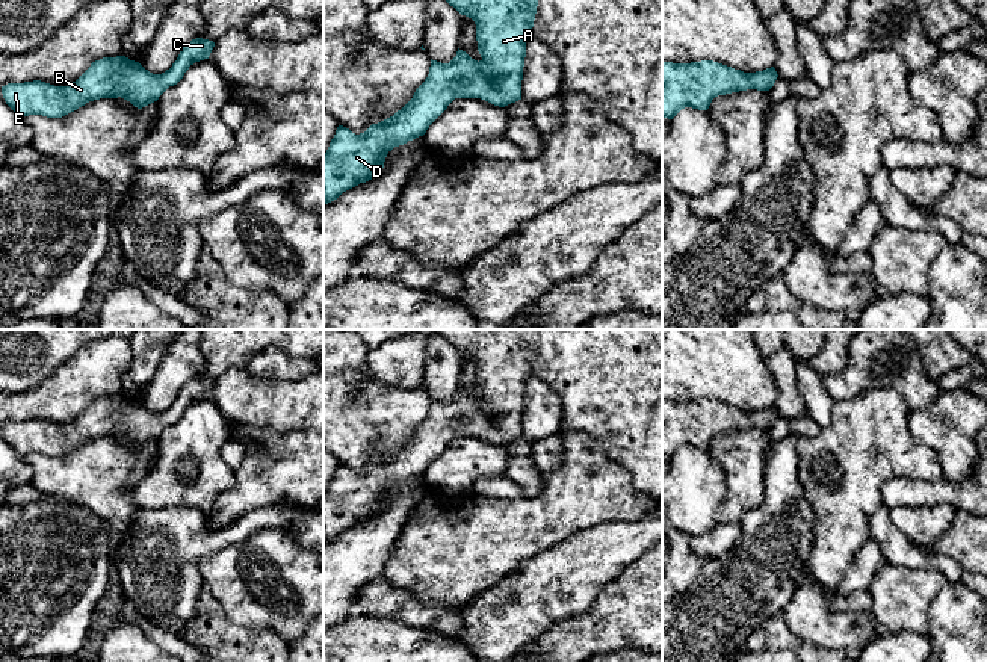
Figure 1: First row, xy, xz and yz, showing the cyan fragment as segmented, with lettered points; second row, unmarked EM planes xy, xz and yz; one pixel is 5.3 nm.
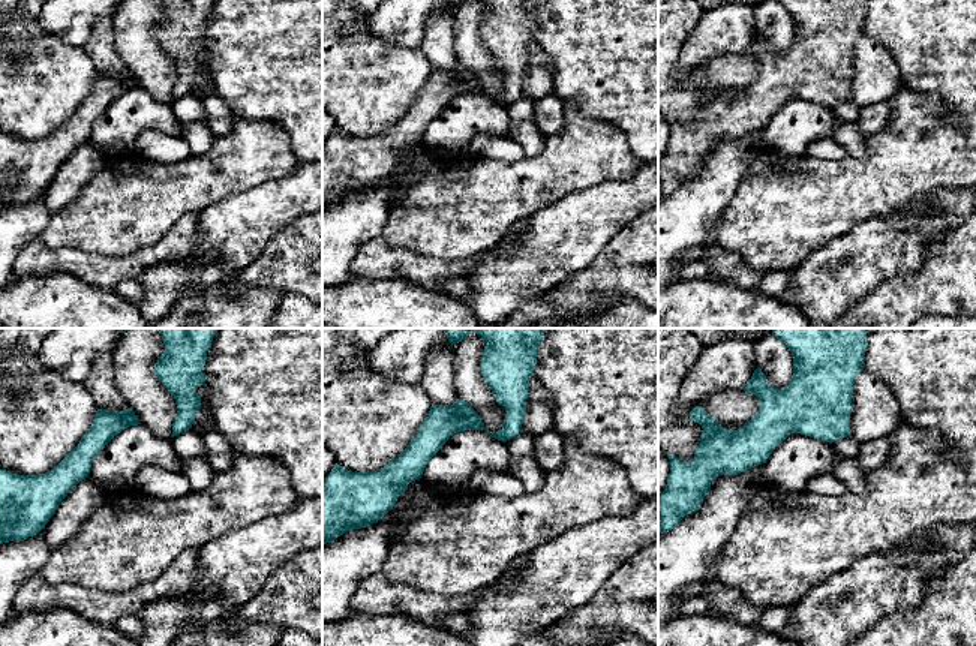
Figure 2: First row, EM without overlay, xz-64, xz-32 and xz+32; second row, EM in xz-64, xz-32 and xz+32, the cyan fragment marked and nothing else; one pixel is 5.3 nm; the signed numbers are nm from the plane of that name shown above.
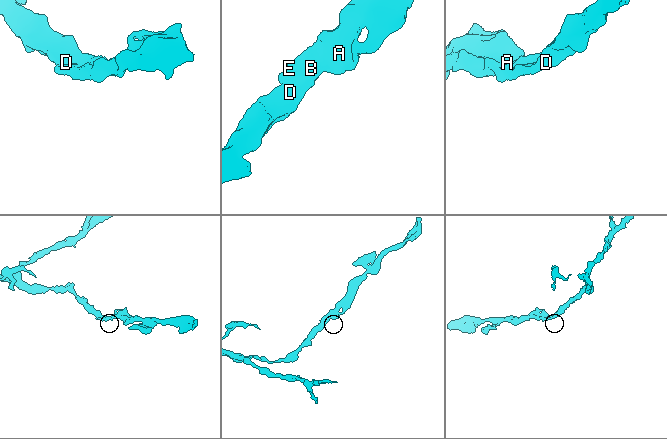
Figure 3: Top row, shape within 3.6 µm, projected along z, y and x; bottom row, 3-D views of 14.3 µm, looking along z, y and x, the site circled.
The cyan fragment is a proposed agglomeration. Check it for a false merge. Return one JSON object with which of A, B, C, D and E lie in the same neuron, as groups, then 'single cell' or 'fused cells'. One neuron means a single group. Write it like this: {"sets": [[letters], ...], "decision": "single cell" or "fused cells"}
{"sets": [["A", "B", "C", "D", "E"]], "decision": "single cell"}

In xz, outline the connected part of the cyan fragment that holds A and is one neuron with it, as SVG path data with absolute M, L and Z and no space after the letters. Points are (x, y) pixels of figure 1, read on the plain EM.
M438 329L476 363L481 399L456 390L449 402L431 398L429 413L393 455L355 473L339 464L323 493L323 543L376 515L387 493L423 475L455 437L481 437L505 446L521 438L526 381L541 329Z

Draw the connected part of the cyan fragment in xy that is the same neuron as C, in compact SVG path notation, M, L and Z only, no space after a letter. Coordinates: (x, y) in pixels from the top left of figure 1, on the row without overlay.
M196 376L187 381L177 399L162 413L153 413L139 401L125 394L103 396L71 423L54 425L41 419L8 422L2 425L6 443L21 456L42 453L62 456L89 440L100 437L124 437L142 447L169 426L177 423L190 404L209 398L213 379Z

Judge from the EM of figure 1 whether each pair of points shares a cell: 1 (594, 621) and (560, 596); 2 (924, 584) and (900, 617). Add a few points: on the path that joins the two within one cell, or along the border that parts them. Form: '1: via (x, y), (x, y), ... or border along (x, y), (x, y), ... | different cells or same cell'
1: border along (603, 585), (588, 608), (549, 627) | different cells
2: via (916, 591), (903, 609) | same cell

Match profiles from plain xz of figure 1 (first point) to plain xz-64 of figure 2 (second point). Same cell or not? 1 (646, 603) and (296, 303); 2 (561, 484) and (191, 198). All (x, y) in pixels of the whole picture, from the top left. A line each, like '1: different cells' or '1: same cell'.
1: different cells
2: same cell

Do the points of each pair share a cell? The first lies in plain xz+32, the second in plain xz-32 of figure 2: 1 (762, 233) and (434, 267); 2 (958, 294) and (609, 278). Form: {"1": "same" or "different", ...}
{"1": "different", "2": "same"}

